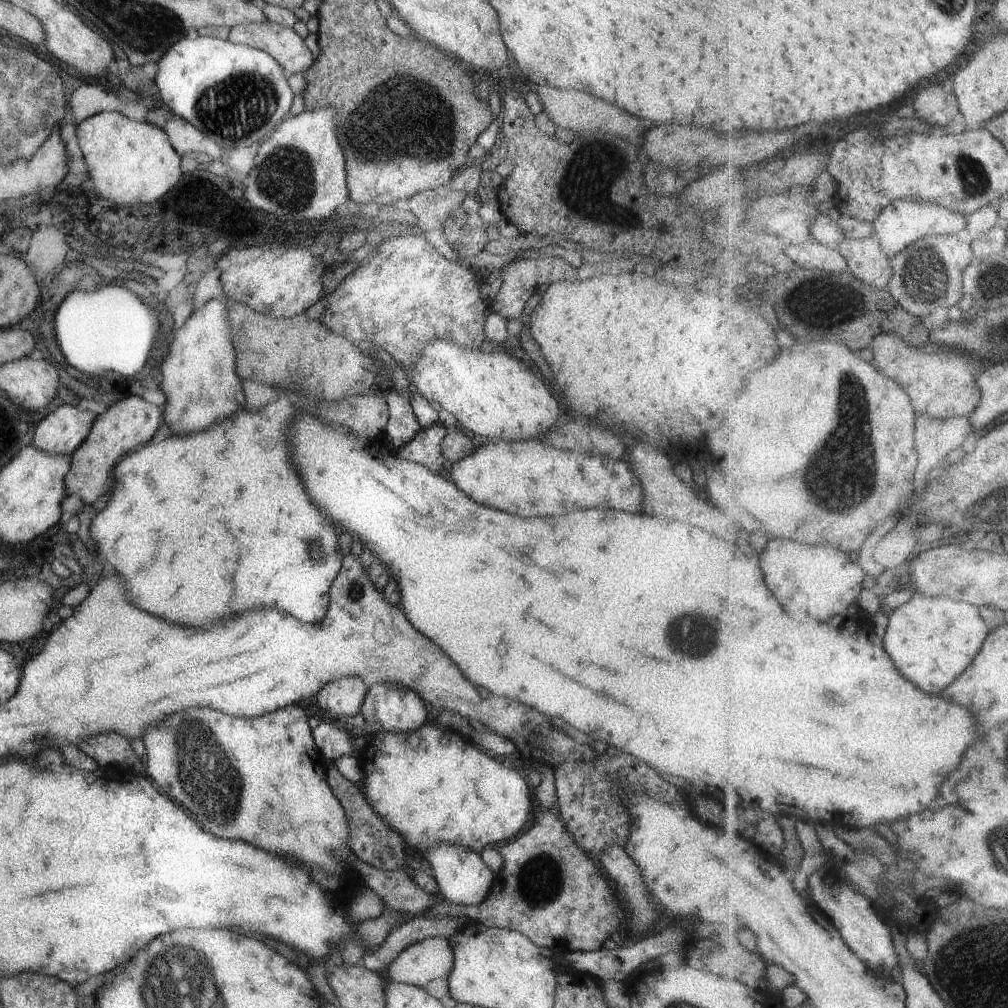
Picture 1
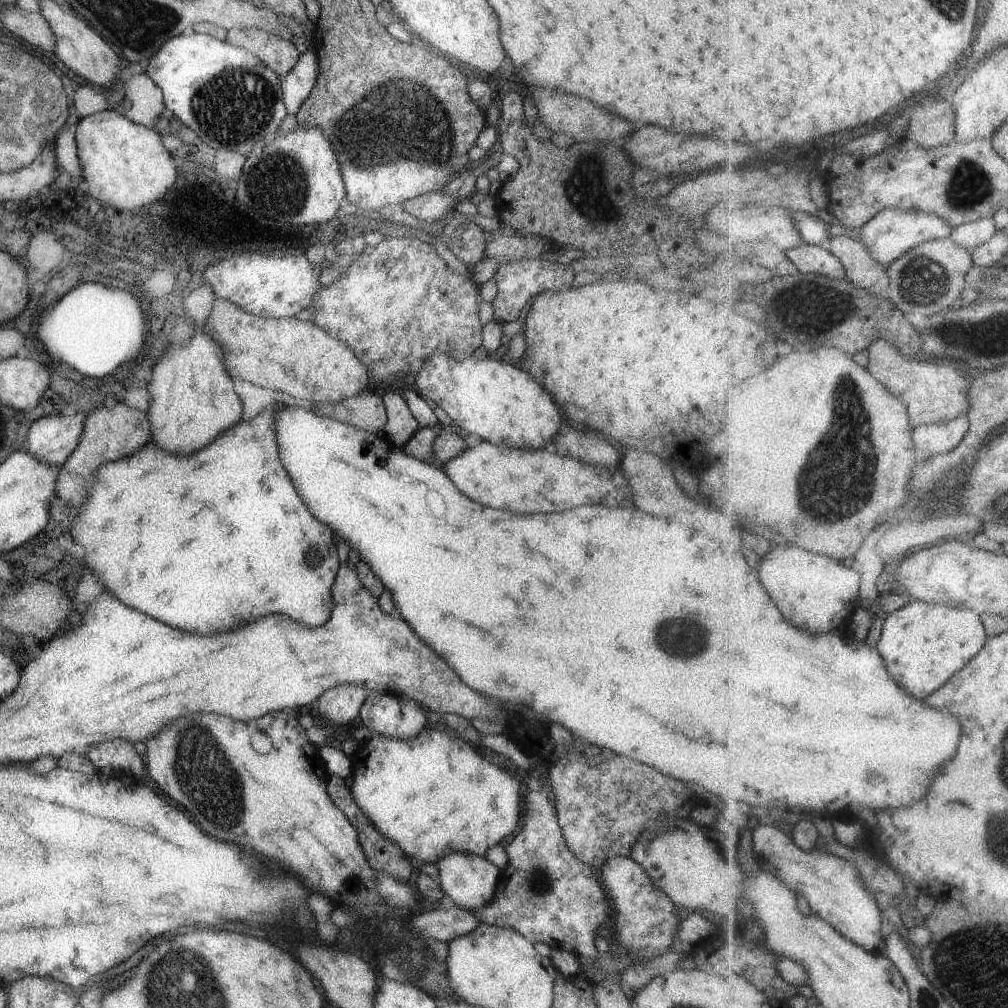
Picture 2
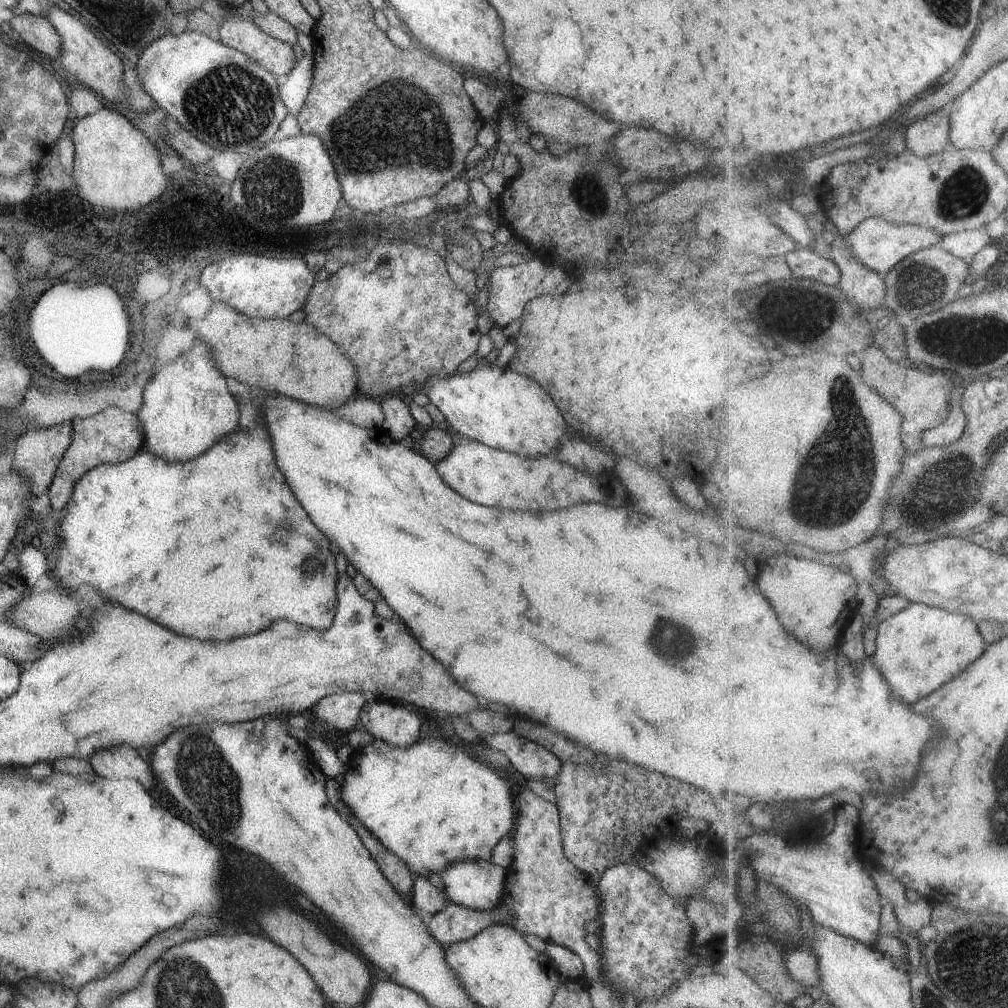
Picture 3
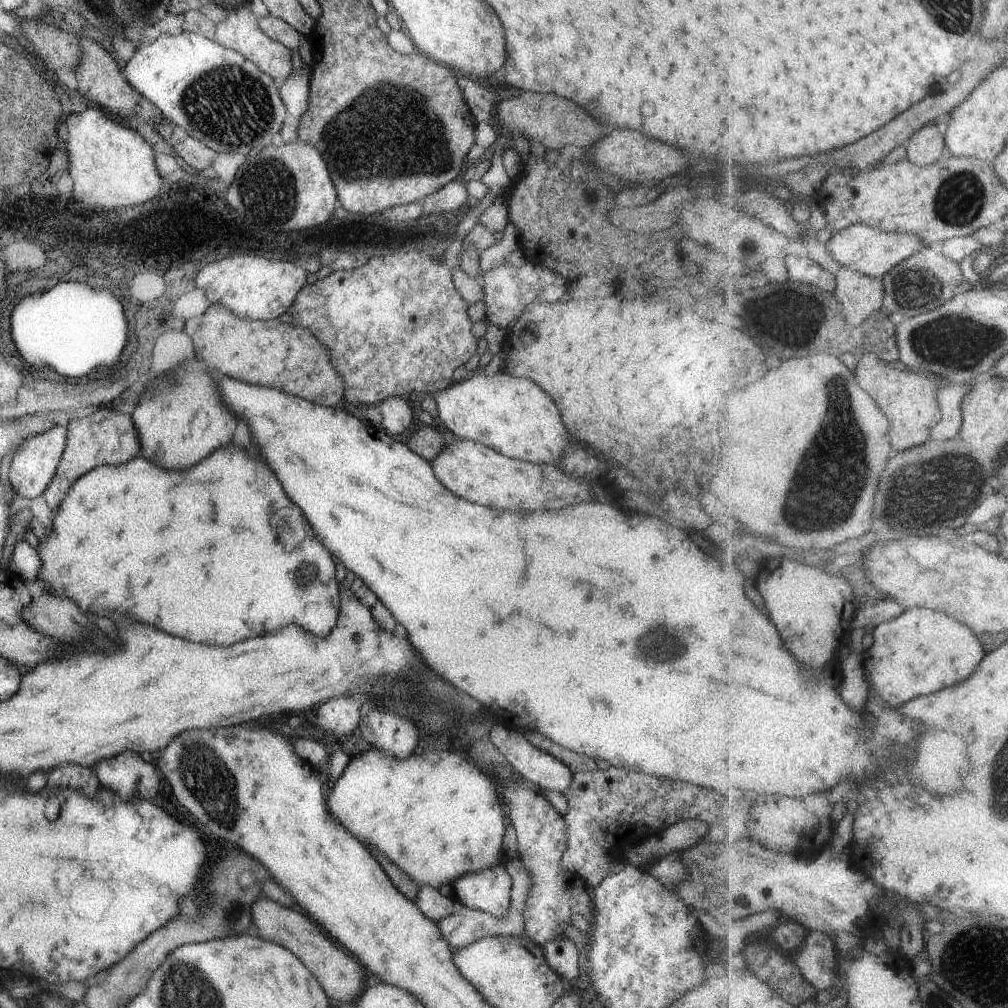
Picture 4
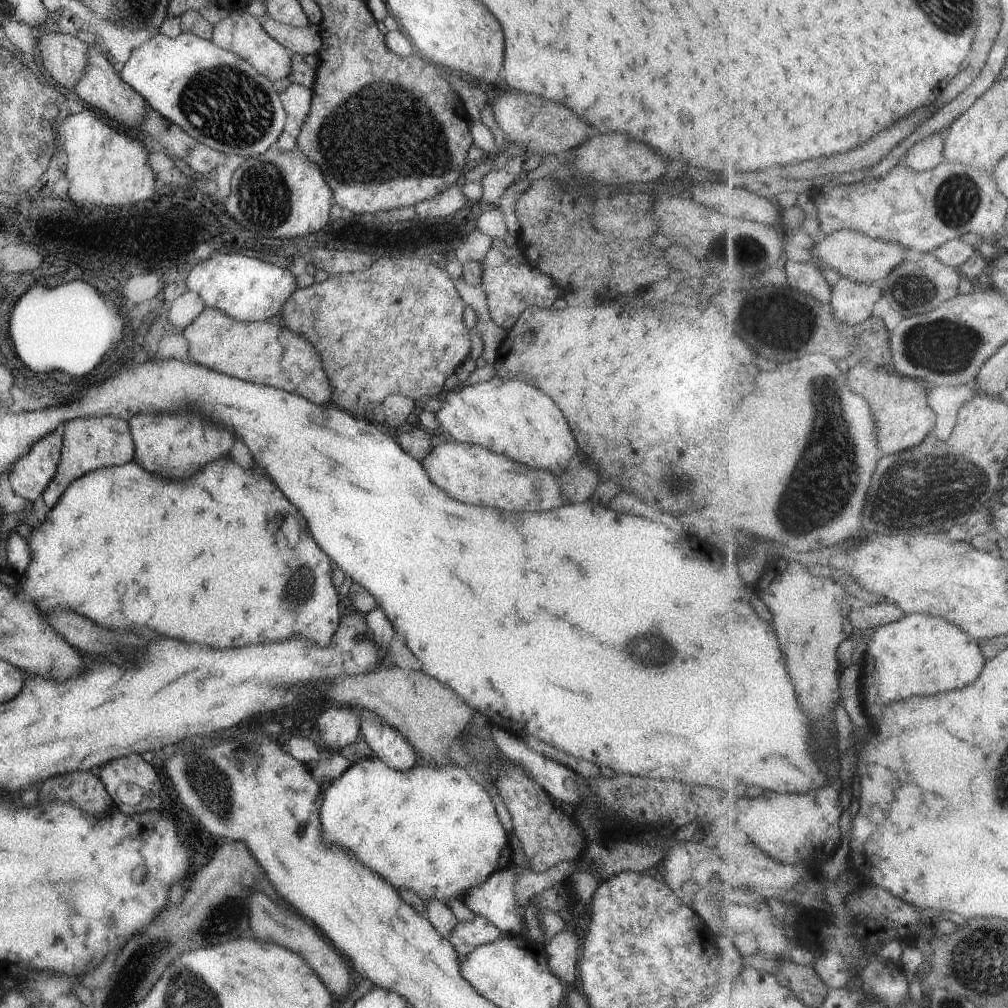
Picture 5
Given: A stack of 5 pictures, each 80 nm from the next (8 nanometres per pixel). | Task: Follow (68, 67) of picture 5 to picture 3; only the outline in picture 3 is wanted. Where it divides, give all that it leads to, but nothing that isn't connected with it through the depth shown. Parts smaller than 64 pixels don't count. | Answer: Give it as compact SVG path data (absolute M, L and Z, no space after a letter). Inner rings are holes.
M17 11L9 20L13 30L21 34L23 42L45 54L47 58L60 58L60 36L51 23L39 15L21 14Z

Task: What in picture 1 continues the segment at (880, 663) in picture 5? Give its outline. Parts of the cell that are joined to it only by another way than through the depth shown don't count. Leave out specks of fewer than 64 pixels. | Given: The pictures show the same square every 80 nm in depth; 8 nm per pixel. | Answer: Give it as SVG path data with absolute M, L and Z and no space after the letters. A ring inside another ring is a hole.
M915 596L909 604L896 608L893 616L889 618L891 630L887 628L883 646L887 646L887 652L895 658L895 666L903 670L903 676L911 678L911 682L930 695L941 695L942 691L970 667L991 631L975 606L949 597L927 600L923 596ZM909 632L911 632L911 664L909 664Z

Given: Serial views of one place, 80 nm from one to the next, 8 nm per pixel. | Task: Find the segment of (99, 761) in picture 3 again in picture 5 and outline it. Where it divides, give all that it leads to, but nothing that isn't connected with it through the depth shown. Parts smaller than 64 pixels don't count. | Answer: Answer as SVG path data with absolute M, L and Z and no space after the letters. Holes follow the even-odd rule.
M129 754L129 756L117 758L115 762L109 761L102 764L100 767L96 768L95 772L98 779L104 784L105 790L109 793L111 802L114 803L121 812L126 815L139 814L143 811L159 812L159 790L161 790L161 784L159 783L159 778L153 767L143 761L141 756Z

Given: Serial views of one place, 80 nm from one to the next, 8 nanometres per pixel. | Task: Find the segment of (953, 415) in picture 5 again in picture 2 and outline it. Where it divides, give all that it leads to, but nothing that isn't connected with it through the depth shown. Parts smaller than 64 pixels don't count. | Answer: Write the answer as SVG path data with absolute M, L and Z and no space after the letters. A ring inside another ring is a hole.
M963 414L953 418L948 423L937 423L937 426L919 426L914 428L911 436L916 446L925 452L925 458L931 458L933 454L951 452L961 438L970 429L970 420Z

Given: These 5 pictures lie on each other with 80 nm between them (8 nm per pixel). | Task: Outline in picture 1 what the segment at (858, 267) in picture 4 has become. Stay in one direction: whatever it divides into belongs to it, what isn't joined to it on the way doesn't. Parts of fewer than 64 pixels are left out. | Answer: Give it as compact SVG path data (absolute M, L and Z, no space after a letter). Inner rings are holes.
M899 201L890 204L882 210L877 220L871 226L869 237L880 242L885 256L891 260L900 252L903 252L911 244L929 236L960 236L966 228L966 218L963 215L950 211L947 207L941 207L935 203L923 203L921 201Z

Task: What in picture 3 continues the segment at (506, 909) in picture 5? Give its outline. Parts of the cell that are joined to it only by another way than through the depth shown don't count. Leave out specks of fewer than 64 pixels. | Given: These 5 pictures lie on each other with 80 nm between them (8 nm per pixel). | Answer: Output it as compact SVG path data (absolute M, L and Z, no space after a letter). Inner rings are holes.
M465 859L455 861L441 872L443 892L453 904L478 911L490 911L499 906L505 892L503 888L506 869L489 861L472 861Z

